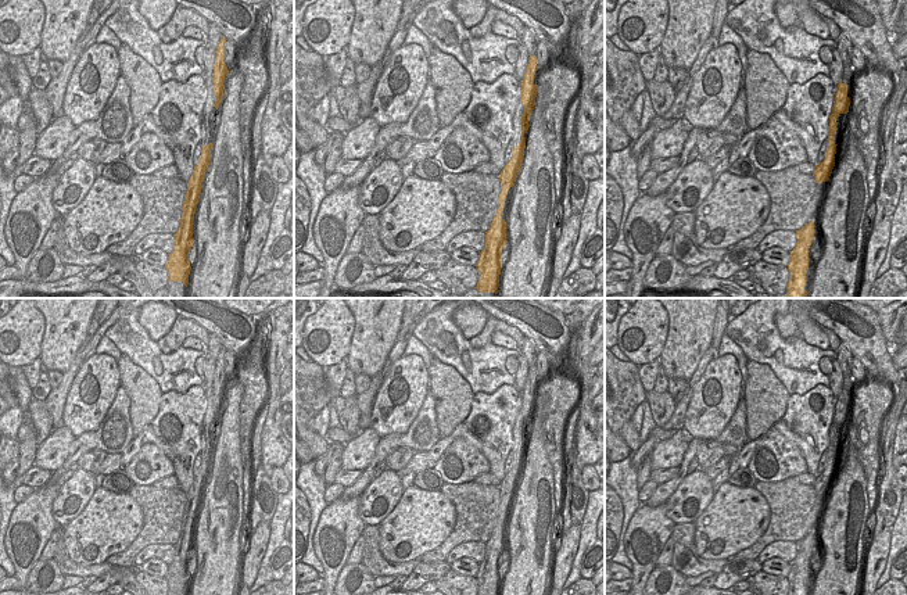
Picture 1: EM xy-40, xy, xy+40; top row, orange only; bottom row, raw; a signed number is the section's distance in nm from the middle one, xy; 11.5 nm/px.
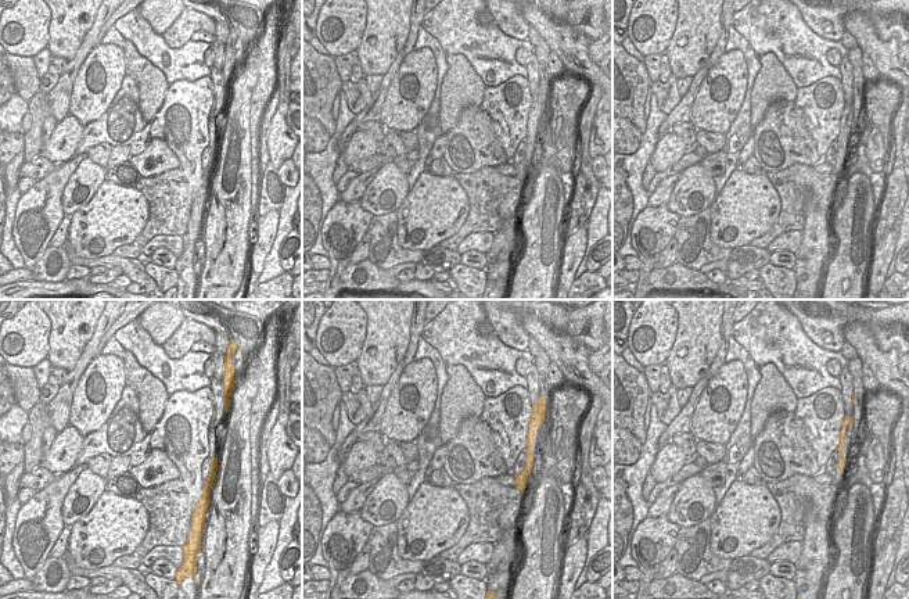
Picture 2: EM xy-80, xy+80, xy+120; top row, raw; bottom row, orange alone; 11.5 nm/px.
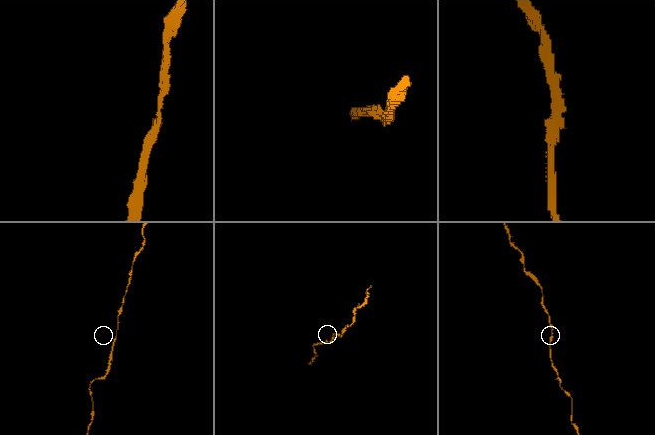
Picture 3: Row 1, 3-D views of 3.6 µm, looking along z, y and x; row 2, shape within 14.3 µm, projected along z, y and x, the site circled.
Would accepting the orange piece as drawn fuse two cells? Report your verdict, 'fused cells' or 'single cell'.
single cell

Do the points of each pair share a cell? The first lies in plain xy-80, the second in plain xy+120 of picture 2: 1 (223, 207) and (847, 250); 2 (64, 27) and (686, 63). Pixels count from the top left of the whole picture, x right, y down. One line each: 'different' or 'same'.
1: same
2: same

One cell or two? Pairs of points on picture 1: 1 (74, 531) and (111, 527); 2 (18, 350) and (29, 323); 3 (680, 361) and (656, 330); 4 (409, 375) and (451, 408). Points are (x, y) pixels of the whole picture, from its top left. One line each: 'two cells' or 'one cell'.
1: one cell
2: one cell
3: two cells
4: two cells

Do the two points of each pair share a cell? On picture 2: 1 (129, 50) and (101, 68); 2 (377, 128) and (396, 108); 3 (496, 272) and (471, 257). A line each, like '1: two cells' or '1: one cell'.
1: two cells
2: two cells
3: two cells

